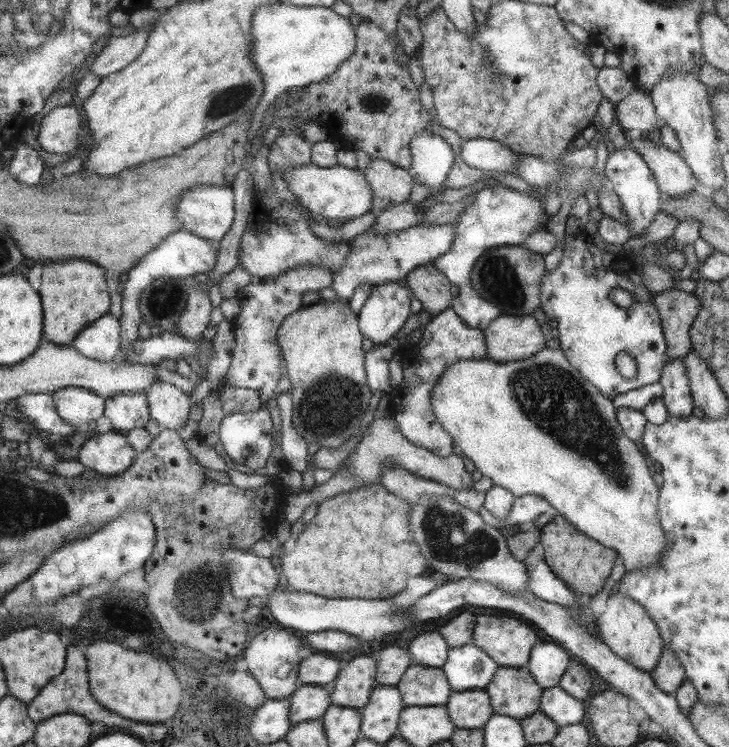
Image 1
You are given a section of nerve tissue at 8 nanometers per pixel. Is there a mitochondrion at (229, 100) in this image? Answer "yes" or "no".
yes

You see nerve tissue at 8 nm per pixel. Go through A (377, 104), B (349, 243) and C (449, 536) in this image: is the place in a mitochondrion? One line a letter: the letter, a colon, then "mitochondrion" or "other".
A: mitochondrion
B: other
C: mitochondrion

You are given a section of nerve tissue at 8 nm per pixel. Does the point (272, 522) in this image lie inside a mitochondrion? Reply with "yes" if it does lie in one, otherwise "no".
no

